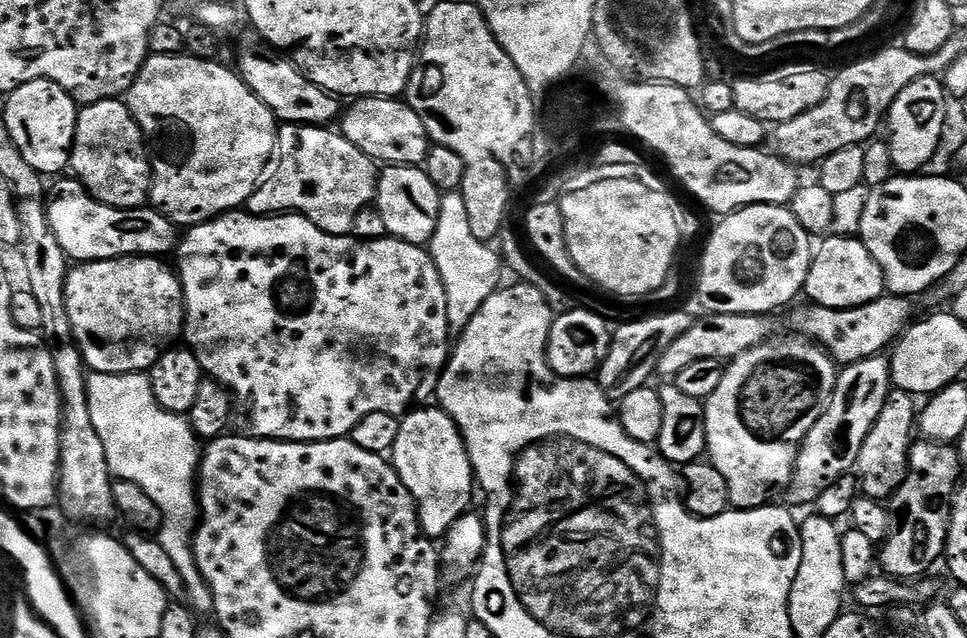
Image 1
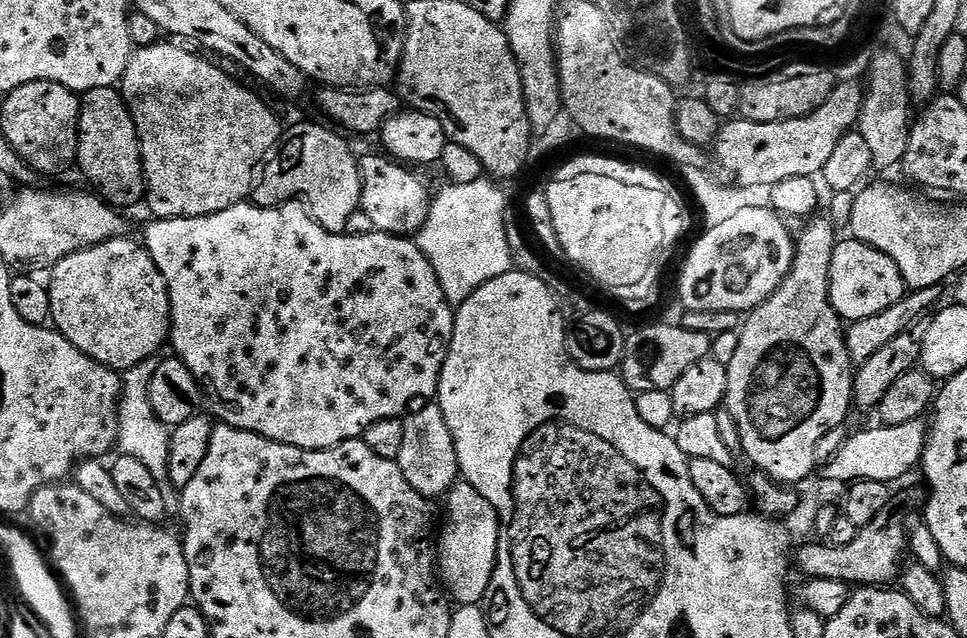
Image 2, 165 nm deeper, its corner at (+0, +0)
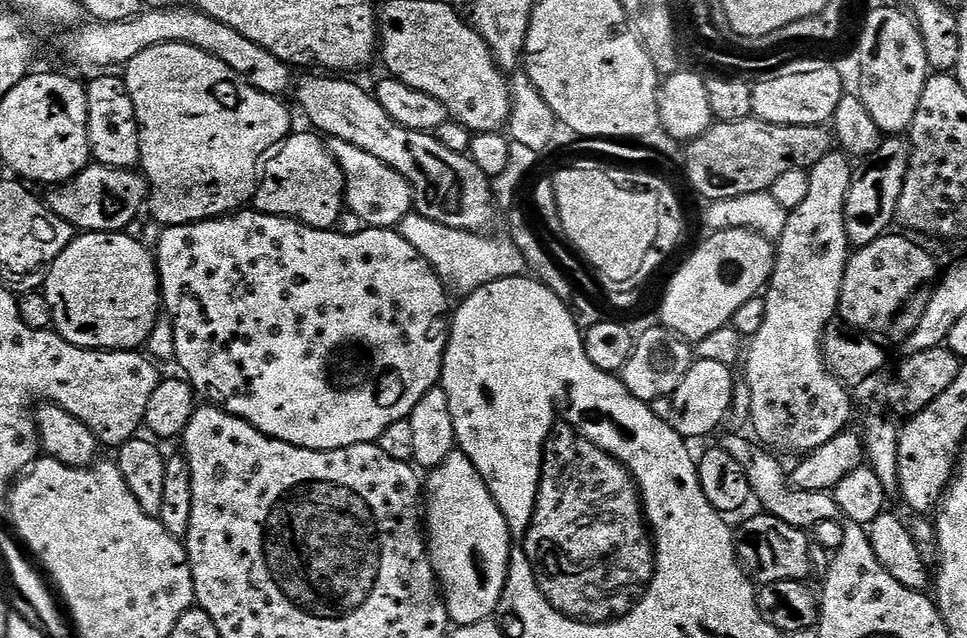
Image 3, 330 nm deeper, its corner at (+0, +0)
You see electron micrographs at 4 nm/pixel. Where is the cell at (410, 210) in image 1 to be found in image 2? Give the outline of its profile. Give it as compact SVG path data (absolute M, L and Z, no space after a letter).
M387 155L359 157L362 194L359 211L378 232L389 232L391 236L412 238L423 228L430 205L428 188L415 176L411 167L405 166Z

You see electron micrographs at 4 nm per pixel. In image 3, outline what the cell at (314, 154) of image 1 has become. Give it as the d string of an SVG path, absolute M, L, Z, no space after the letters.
M293 131L263 161L258 172L254 208L271 216L285 216L311 228L335 229L340 211L345 211L344 175L338 162L332 157L327 143L315 131Z

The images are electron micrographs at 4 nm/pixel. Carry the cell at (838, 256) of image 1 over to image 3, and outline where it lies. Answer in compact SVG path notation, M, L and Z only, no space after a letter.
M885 234L864 248L857 248L848 257L842 278L838 316L849 329L873 338L888 336L903 341L918 326L926 302L938 283L936 260L920 244L907 235Z

